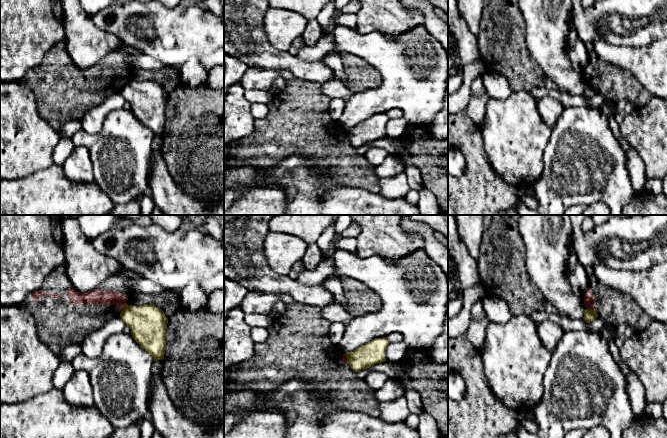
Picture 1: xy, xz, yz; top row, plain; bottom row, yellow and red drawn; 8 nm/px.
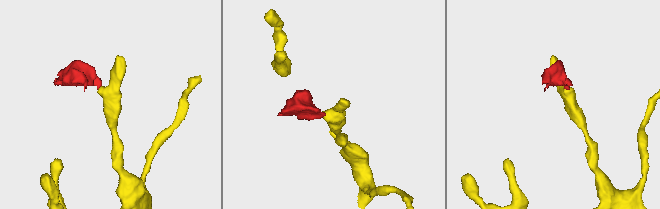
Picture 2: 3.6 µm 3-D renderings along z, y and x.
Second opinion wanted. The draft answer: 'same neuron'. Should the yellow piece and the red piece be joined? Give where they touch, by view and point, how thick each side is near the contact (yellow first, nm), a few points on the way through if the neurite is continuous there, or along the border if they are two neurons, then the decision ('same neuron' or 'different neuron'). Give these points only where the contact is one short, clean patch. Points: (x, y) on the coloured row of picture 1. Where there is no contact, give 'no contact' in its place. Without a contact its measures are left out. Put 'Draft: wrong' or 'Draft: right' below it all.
contact xy (123, 309); calibres 300 and 130 nm; border xy (127, 304), (120, 313); different neuron
Draft: wrong

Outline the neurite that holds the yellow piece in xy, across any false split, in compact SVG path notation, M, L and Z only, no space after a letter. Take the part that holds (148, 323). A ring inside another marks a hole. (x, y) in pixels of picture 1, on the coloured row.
M153 304L140 307L127 305L120 317L131 329L134 340L154 361L164 359L168 318L160 308Z

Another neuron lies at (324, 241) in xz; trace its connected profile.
M333 223L327 229L325 229L324 232L321 234L321 236L318 238L316 244L321 249L323 256L329 253L330 245L334 239L334 235L335 235L335 223Z

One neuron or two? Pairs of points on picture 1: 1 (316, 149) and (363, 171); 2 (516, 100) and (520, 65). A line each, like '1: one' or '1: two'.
1: one
2: two

